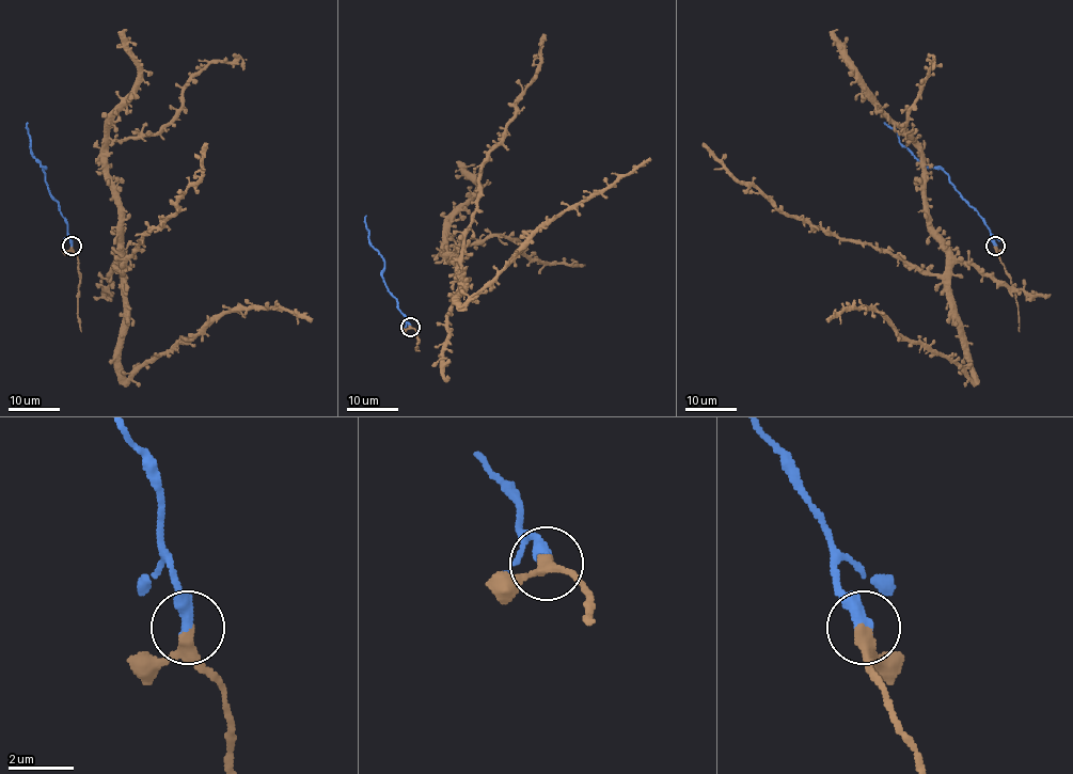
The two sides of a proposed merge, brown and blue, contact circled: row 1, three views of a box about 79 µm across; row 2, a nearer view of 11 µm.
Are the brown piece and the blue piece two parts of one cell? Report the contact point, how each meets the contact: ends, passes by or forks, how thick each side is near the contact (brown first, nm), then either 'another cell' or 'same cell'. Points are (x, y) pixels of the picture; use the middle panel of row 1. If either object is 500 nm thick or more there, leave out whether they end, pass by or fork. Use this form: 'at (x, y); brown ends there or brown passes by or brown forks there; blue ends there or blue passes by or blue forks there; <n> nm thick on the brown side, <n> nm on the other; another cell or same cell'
at (410, 327); brown passes by; blue ends there; 320 nm thick on the brown side, 440 nm on the other; same cell

